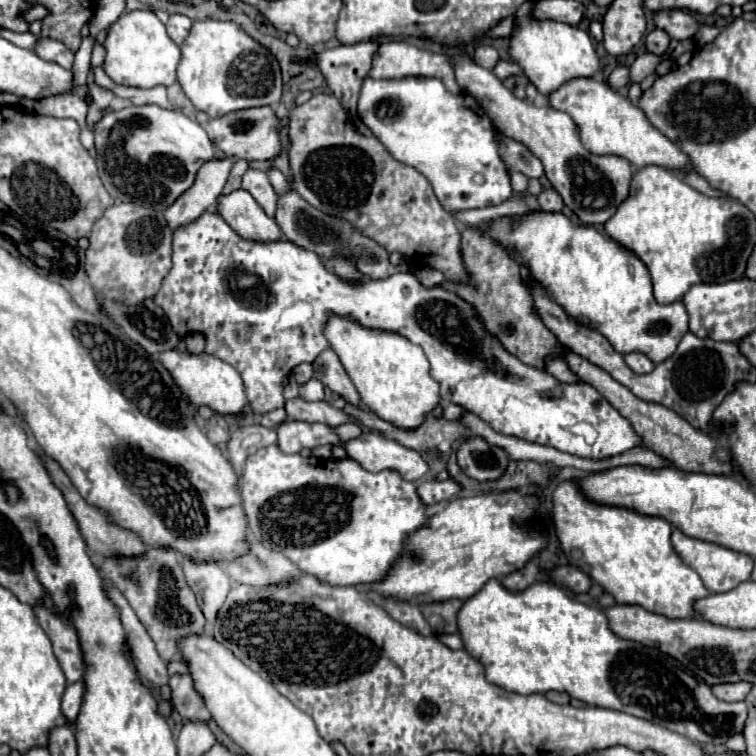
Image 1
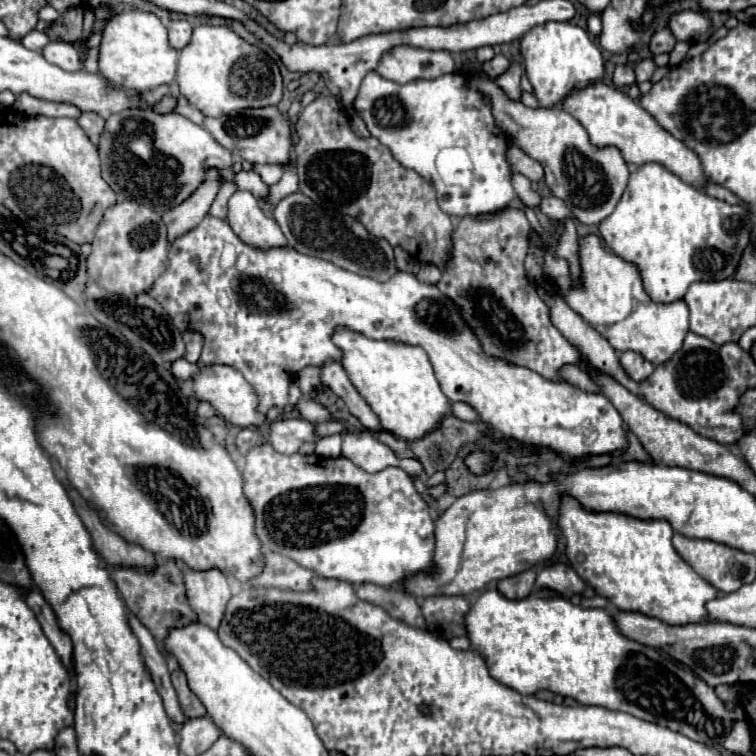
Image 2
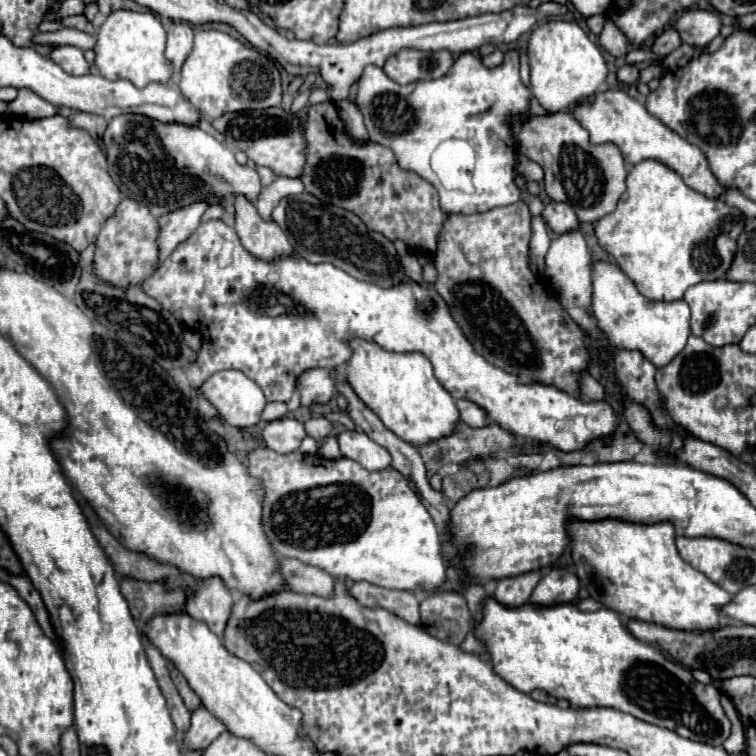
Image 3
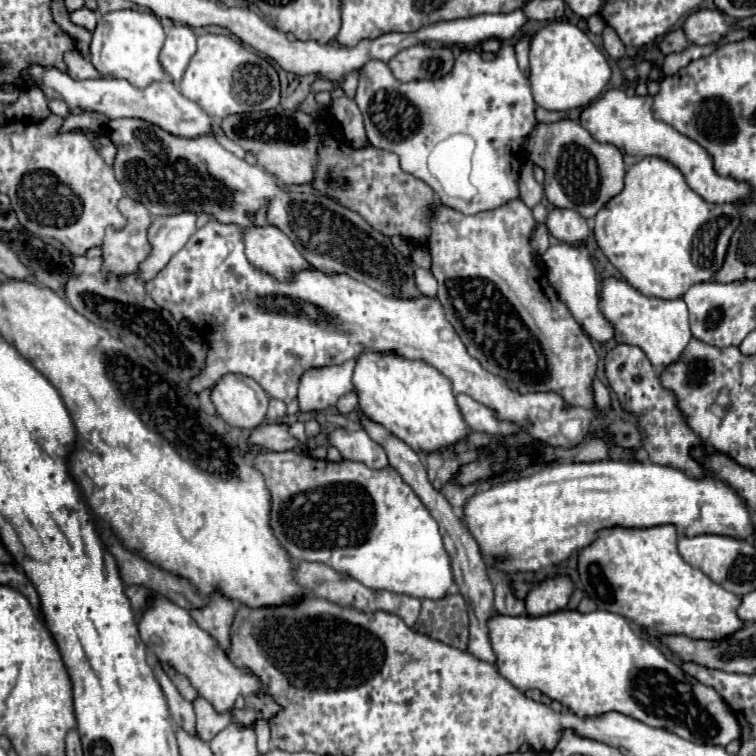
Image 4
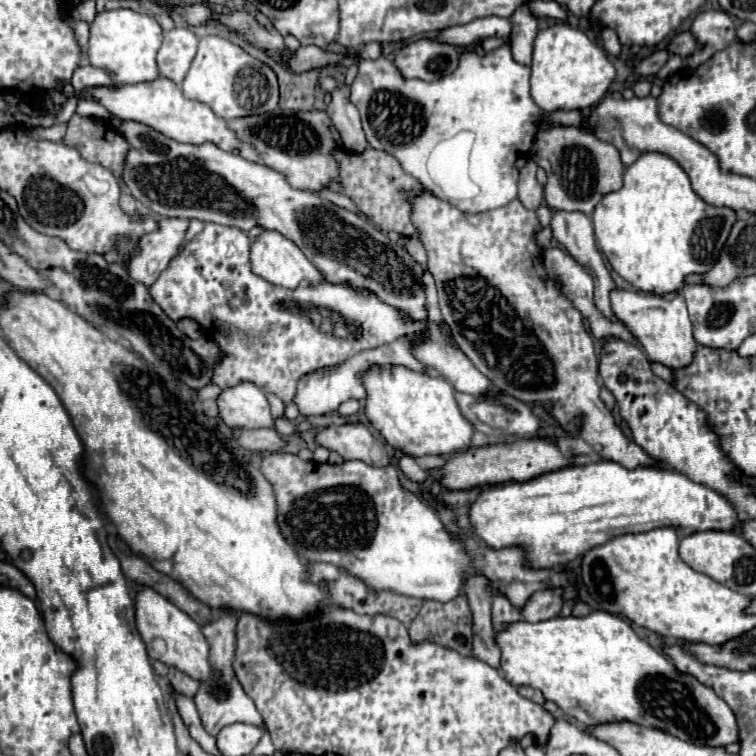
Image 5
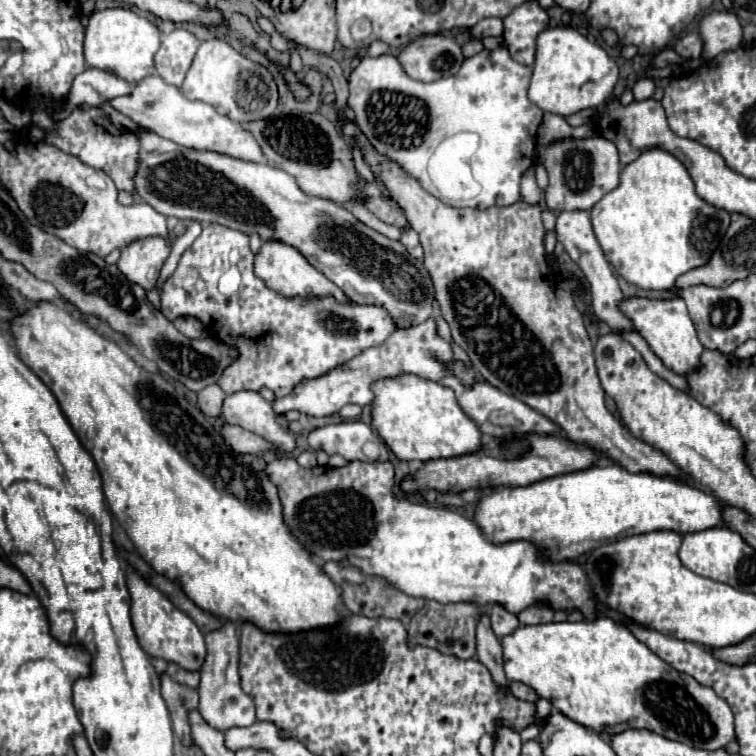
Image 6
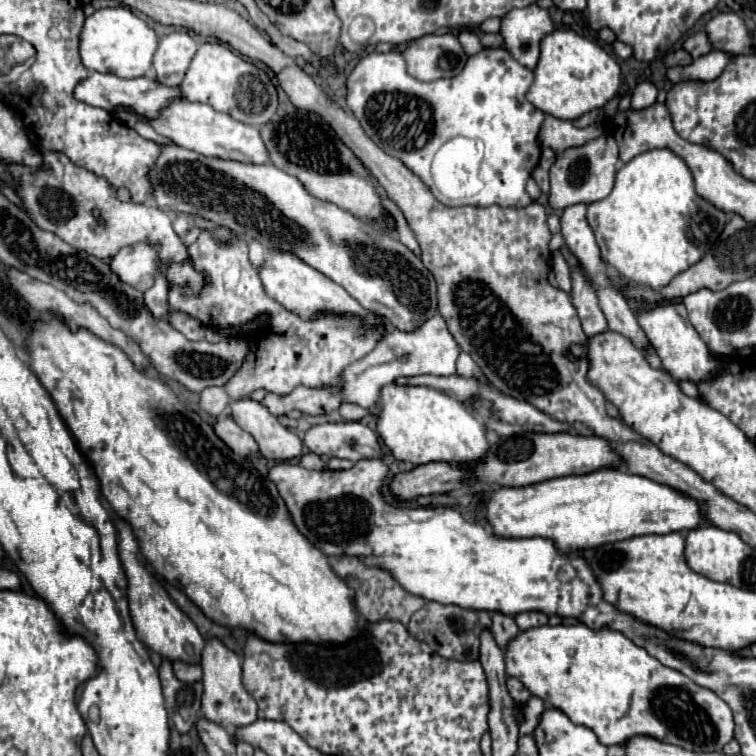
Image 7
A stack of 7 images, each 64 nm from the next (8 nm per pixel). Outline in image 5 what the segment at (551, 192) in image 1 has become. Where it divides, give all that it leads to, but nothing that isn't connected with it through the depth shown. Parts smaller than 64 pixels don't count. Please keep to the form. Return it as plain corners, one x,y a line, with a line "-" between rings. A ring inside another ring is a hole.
560,210
560,212
554,212
550,228
552,228
552,236
554,236
580,264
584,264
584,266
588,268
588,272
592,274
594,286
596,286
596,290
594,290
594,302
596,302
598,310
600,310
606,318
616,320
616,316
614,316
612,310
610,310
610,290
614,288
614,280
610,278
610,272
606,270
604,260
602,260
602,254
600,254
600,250
598,250
598,246
596,246
590,218
588,218
586,214
582,214
582,212
562,212
562,210

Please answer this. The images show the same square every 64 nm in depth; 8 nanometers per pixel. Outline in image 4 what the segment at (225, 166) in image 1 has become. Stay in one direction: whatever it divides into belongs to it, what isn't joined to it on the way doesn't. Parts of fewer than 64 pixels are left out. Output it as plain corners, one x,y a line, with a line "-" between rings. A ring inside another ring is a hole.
180,212
154,218
148,232
152,254
140,264
138,272
142,280
154,278
168,264
168,260
188,242
188,238
196,232
196,218
196,212

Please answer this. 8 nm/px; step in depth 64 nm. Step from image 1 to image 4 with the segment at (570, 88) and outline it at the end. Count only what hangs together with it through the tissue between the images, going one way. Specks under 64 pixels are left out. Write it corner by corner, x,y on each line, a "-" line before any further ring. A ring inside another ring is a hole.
608,90
594,104
588,104
580,114
580,124
592,134
596,142
608,142
618,147
623,154
624,162
630,166
644,156
658,156
674,164
686,178
688,186
700,194
706,202
712,204
736,204
740,198
750,198
750,186
734,178
722,178
714,172
712,158
708,152
694,140
682,136
672,126
656,120
652,116
652,96
626,96
622,90

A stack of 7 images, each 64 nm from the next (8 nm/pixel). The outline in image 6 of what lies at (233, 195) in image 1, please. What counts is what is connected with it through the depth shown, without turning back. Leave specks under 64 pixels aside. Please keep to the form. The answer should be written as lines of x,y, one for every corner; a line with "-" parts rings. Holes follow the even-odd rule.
266,240
260,250
254,254
254,272
266,282
268,288
280,292
282,296
324,296
334,294
340,302
346,300
346,294
332,284
320,270
316,270
296,248
284,244
282,240

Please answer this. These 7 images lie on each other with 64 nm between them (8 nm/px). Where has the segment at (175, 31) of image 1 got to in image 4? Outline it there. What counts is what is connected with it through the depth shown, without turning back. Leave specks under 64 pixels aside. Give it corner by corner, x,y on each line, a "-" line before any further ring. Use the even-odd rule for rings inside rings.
174,24
166,36
160,62
176,84
180,82
194,52
196,52
196,34
192,32
192,28
186,24

